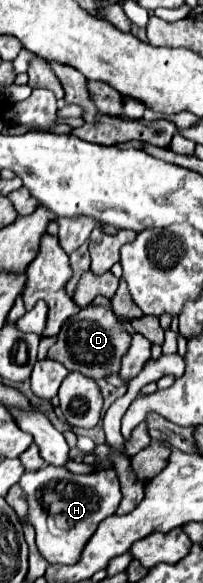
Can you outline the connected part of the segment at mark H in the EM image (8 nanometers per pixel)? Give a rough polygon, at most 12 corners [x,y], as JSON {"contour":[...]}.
{"contour":[[113,468],[25,472],[27,520],[49,564],[77,564],[121,502]]}

